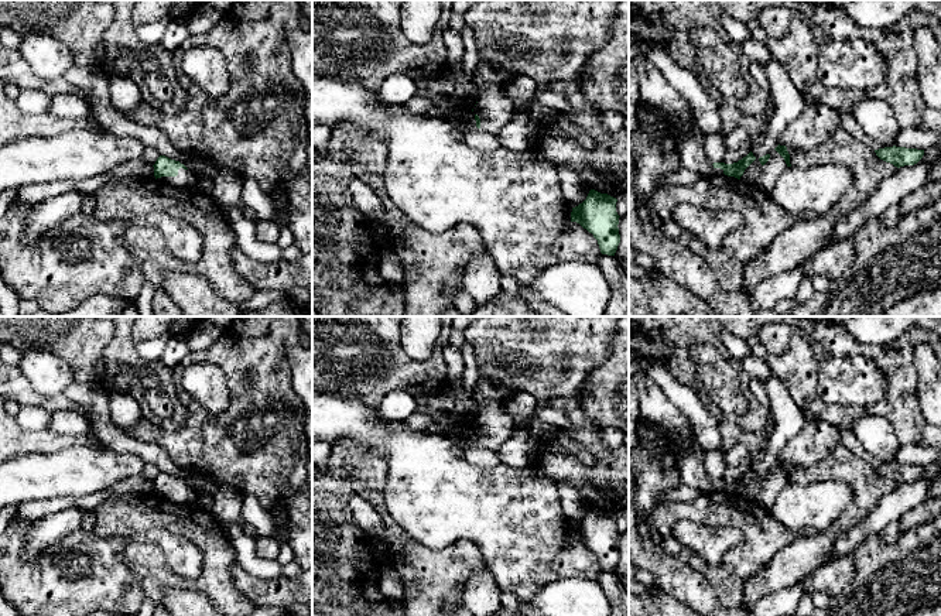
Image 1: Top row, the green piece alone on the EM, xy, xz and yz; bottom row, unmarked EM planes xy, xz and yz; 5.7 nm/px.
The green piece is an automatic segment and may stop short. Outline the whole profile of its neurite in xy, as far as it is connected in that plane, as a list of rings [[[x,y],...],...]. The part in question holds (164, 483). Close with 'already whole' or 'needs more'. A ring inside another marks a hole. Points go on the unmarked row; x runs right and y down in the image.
[[[160,472],[153,483],[154,493],[158,497],[184,506],[199,503],[201,494],[192,487],[189,487],[179,478],[171,476],[165,472]]]; needs more

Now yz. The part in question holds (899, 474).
[[[896,462],[875,466],[875,469],[880,476],[893,480],[897,485],[904,482],[914,482],[924,472],[924,466],[896,463]]]; already whole

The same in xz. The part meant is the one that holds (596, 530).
[[[591,506],[586,516],[572,524],[571,538],[579,540],[598,557],[602,571],[615,572],[620,559],[617,516]]]; already whole

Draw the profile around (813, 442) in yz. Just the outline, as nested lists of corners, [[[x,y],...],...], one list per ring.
[[[819,418],[807,421],[779,452],[780,462],[791,462],[805,468],[814,466],[842,441],[841,431]]]

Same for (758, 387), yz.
[[[752,379],[750,380],[750,390],[762,405],[769,407],[770,397],[767,394],[767,389],[764,386],[764,381],[762,381],[759,379]]]

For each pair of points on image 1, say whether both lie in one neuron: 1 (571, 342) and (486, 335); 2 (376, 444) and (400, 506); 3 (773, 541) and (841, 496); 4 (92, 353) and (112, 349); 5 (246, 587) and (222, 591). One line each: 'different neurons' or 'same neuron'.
1: same neuron
2: same neuron
3: different neurons
4: different neurons
5: different neurons

